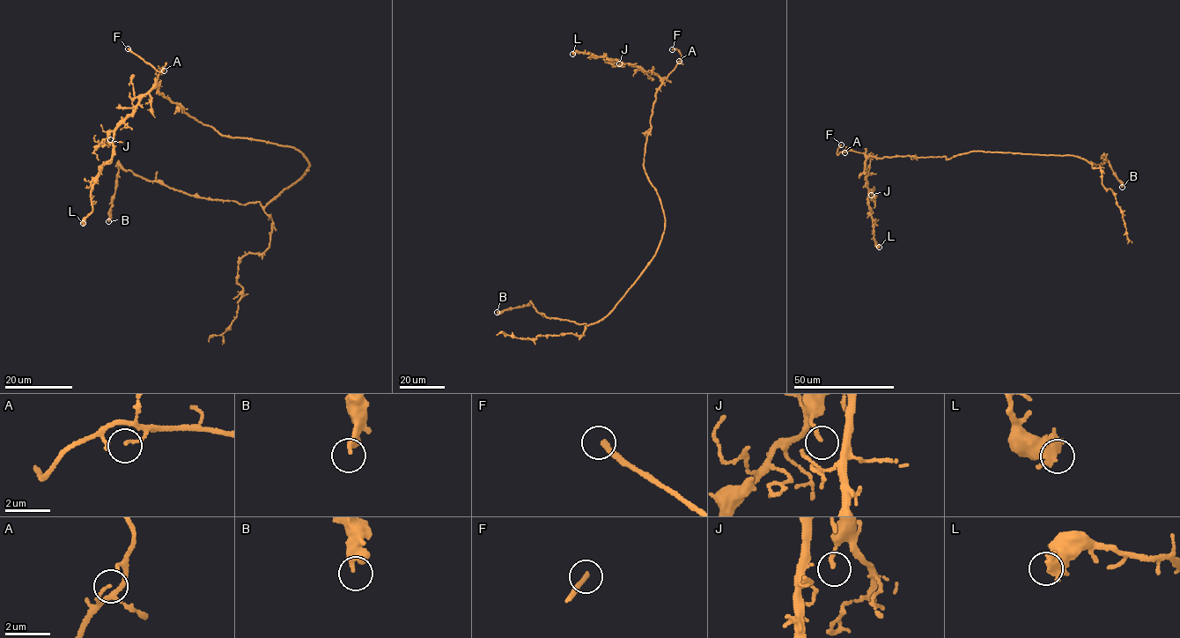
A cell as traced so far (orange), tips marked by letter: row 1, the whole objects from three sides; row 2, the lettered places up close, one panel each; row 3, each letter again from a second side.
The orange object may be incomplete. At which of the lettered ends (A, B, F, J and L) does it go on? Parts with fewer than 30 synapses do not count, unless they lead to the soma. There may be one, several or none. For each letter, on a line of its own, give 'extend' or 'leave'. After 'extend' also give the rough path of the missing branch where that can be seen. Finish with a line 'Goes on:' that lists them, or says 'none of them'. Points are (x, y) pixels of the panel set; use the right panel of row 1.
A: leave
B: extend | (1122, 187), (1131, 195), (1137, 227)
F: extend | (841, 144), (845, 139), (842, 115)
J: leave
L: leave
Goes on: B, F

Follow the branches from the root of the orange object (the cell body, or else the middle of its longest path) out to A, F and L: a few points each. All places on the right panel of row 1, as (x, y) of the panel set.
A: (979, 152), (947, 159), (944, 156), (878, 159), (853, 151), (844, 152)
F: (979, 152), (947, 159), (944, 156), (878, 159), (853, 151), (844, 151), (837, 155), (841, 144)
L: (979, 152), (947, 159), (944, 156), (868, 157), (864, 166), (868, 204), (873, 239), (879, 247)

